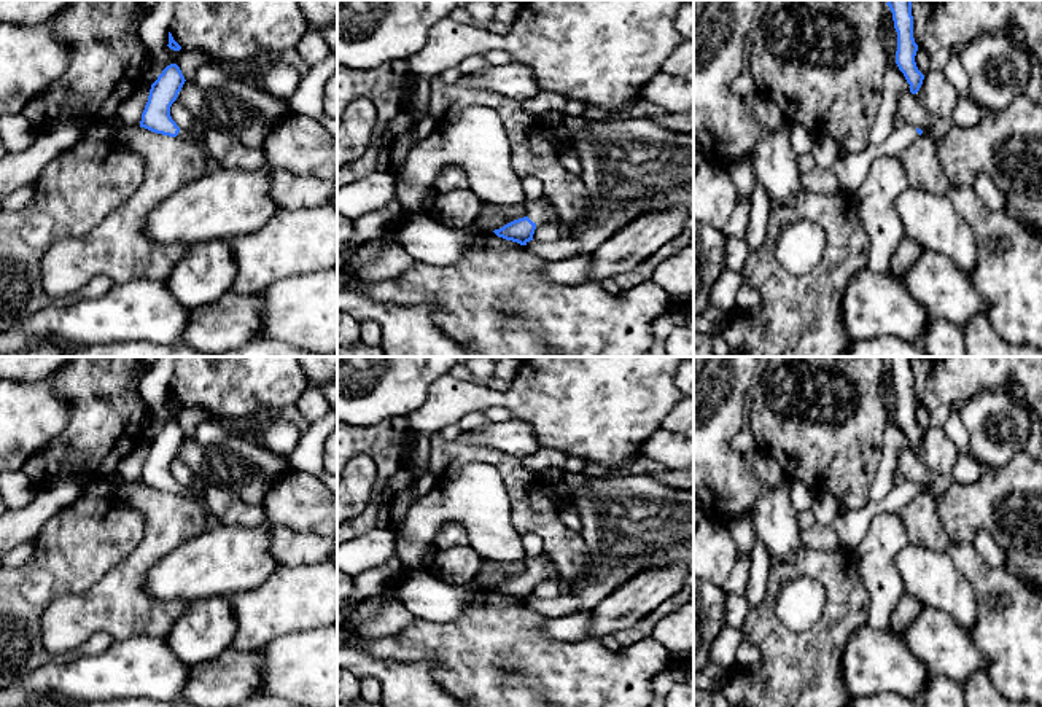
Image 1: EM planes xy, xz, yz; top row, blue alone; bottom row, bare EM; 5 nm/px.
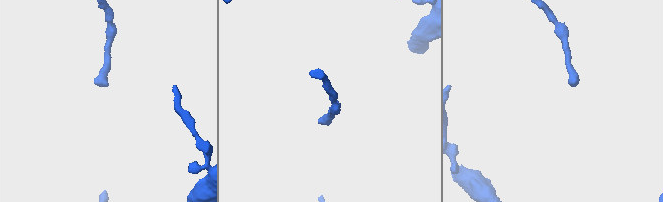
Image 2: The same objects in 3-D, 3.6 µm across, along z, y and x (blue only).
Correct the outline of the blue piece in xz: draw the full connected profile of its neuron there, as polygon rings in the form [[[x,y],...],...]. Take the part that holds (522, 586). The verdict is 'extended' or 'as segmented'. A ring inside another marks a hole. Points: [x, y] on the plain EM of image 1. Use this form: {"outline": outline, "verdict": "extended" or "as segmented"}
{"outline": [[[542,551],[538,556],[527,556],[523,564],[525,564],[523,575],[514,576],[500,586],[495,586],[493,589],[498,594],[517,599],[520,602],[527,602],[530,597],[533,597],[536,583],[549,578],[552,561]]], "verdict": "extended"}

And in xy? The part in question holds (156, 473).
{"outline": [[[170,420],[162,427],[157,436],[151,441],[140,484],[156,490],[178,494],[191,502],[200,502],[188,489],[181,487],[170,473],[170,463],[177,457],[185,438],[186,436],[177,420]]], "verdict": "extended"}

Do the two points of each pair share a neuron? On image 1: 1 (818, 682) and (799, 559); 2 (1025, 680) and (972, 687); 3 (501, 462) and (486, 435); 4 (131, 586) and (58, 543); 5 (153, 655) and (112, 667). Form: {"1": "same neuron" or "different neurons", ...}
{"1": "same neuron", "2": "different neurons", "3": "different neurons", "4": "different neurons", "5": "same neuron"}

